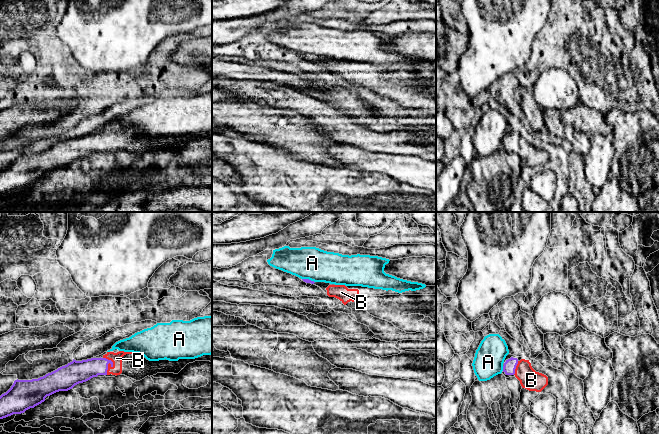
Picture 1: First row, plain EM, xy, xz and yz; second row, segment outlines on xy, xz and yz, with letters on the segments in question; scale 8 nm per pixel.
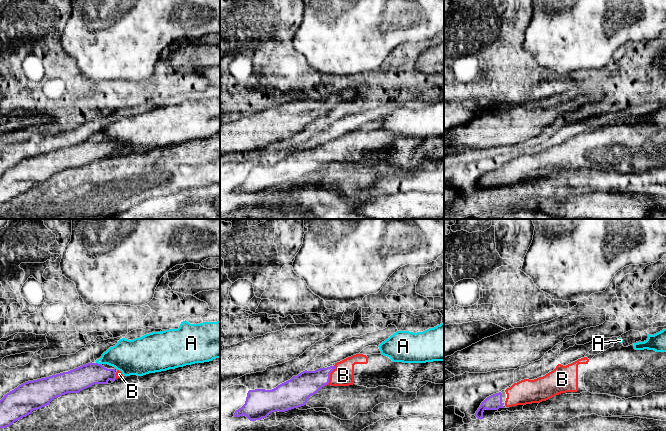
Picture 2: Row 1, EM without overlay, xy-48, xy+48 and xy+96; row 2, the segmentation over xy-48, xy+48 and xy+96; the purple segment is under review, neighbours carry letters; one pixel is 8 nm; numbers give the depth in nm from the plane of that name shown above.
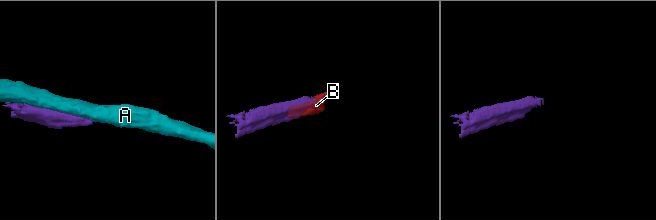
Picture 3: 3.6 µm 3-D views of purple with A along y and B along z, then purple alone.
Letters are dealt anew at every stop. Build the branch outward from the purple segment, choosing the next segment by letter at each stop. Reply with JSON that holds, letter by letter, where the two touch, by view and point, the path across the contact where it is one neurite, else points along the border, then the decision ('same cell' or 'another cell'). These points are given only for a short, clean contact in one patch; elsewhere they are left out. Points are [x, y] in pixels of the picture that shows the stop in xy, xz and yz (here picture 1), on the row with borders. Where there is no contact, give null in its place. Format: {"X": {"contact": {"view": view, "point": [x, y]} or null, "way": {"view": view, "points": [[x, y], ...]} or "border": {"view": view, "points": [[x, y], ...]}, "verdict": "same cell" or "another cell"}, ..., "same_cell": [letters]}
{"A": {"contact": {"view": "yz", "point": [503, 368]}, "verdict": "another cell"}, "B": {"contact": {"view": "xy", "point": [110, 363]}, "verdict": "same cell"}, "same_cell": ["B"]}

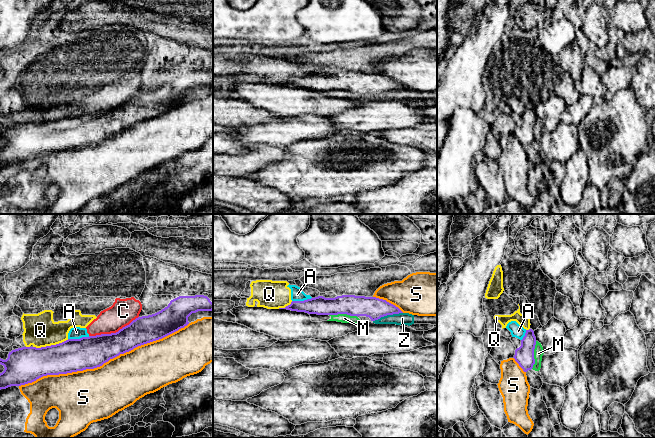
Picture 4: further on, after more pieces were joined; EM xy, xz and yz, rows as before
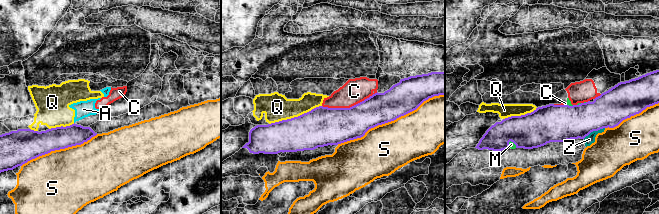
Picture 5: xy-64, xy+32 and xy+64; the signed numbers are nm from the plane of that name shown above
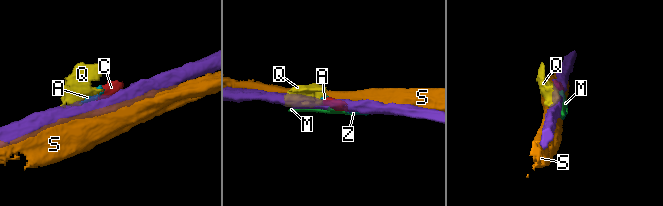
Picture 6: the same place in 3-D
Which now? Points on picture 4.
{"A": {"contact": {"view": "xy", "point": [78, 339]}, "border": {"view": "xy", "points": [[89, 336], [68, 339]]}, "verdict": "another cell"}, "C": {"contact": {"view": "xy", "point": [113, 333]}, "verdict": "another cell"}, "M": {"contact": {"view": "xz", "point": [343, 313]}, "verdict": "same cell"}, "Q": {"contact": {"view": "xy", "point": [51, 345]}, "verdict": "another cell"}, "S": {"contact": {"view": "xy", "point": [104, 362]}, "verdict": "another cell"}, "Z": {"contact": {"view": "xz", "point": [387, 314]}, "verdict": "another cell"}, "same_cell": ["M"]}

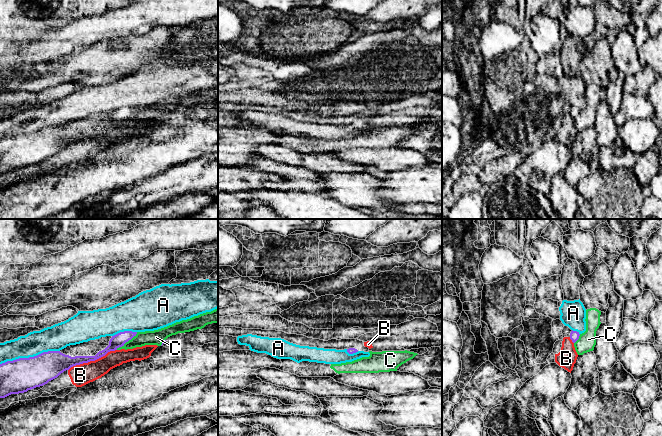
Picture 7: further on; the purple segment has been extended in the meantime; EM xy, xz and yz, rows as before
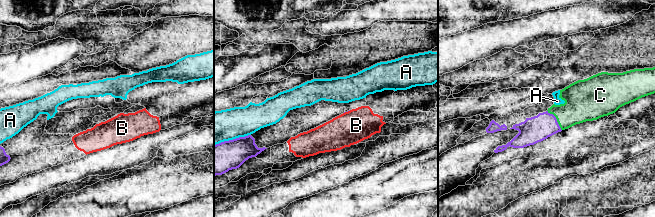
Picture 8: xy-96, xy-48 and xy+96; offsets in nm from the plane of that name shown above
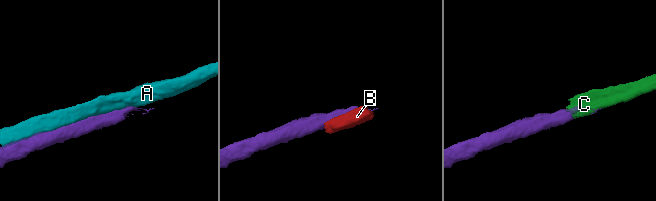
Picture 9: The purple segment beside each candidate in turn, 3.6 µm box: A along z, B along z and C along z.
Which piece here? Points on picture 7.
{"A": {"contact": {"view": "xy", "point": [29, 357]}, "verdict": "another cell"}, "B": {"contact": {"view": "xy", "point": [92, 360]}, "verdict": "another cell"}, "C": {"contact": {"view": "xy", "point": [126, 341]}, "verdict": "same cell"}, "same_cell": ["C"]}

